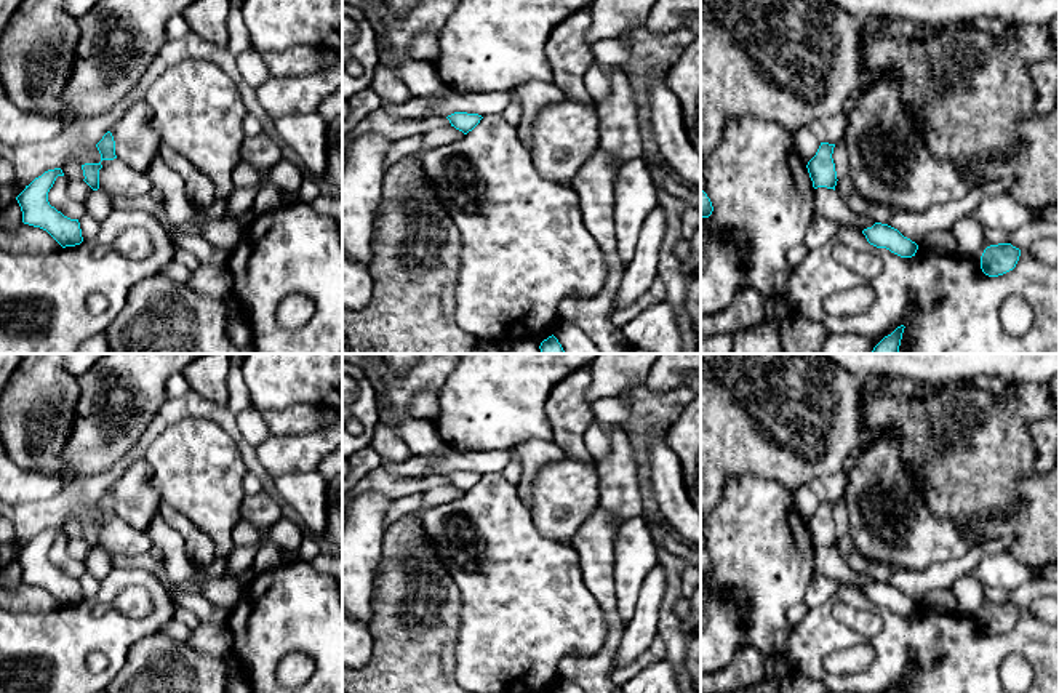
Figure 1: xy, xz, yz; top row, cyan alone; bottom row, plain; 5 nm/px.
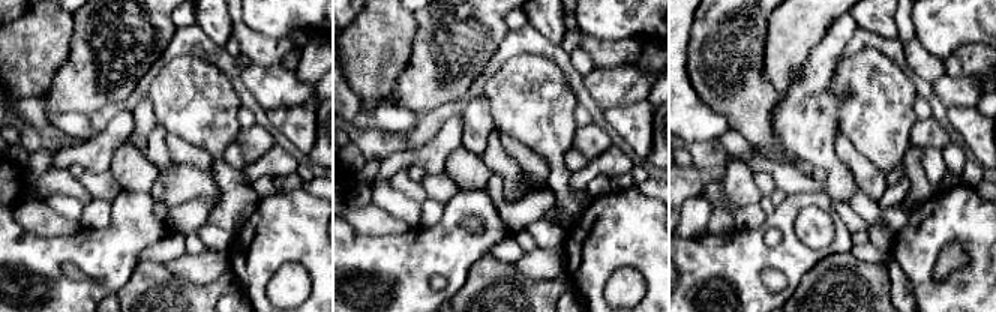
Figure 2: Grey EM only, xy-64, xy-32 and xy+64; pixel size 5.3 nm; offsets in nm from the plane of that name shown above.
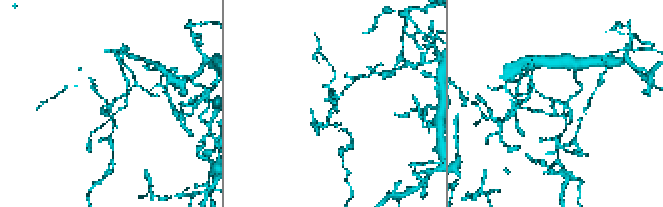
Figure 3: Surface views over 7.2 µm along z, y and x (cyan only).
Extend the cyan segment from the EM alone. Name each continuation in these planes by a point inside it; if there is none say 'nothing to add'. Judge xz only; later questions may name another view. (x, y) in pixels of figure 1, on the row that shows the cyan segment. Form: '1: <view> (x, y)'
nothing to add

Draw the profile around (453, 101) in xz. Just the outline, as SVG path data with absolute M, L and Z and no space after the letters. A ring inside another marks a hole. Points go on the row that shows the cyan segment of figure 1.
M446 90L445 96L432 104L426 117L448 117L454 112L467 112L478 115L502 114L510 102L506 91L496 93L459 93Z

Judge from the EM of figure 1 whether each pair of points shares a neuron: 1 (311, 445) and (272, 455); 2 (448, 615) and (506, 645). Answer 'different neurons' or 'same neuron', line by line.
1: same neuron
2: different neurons

